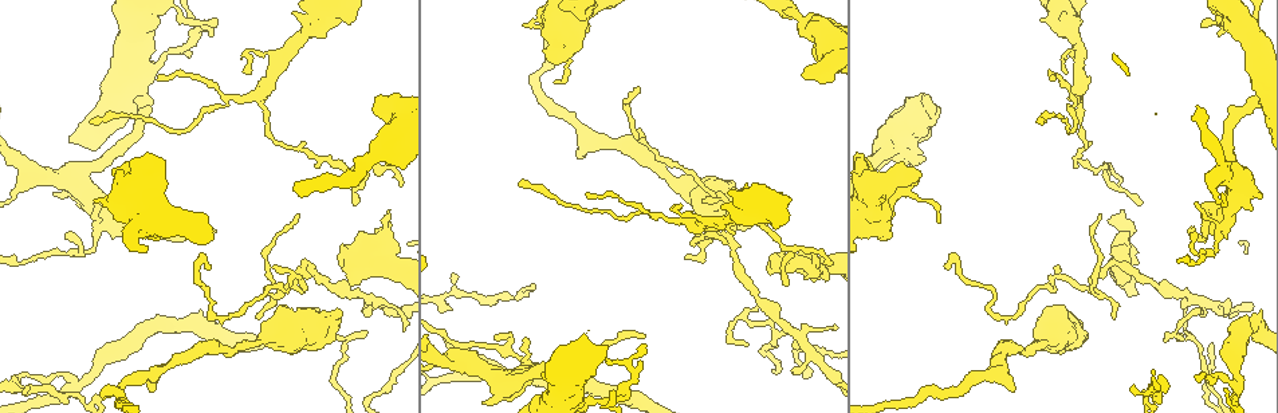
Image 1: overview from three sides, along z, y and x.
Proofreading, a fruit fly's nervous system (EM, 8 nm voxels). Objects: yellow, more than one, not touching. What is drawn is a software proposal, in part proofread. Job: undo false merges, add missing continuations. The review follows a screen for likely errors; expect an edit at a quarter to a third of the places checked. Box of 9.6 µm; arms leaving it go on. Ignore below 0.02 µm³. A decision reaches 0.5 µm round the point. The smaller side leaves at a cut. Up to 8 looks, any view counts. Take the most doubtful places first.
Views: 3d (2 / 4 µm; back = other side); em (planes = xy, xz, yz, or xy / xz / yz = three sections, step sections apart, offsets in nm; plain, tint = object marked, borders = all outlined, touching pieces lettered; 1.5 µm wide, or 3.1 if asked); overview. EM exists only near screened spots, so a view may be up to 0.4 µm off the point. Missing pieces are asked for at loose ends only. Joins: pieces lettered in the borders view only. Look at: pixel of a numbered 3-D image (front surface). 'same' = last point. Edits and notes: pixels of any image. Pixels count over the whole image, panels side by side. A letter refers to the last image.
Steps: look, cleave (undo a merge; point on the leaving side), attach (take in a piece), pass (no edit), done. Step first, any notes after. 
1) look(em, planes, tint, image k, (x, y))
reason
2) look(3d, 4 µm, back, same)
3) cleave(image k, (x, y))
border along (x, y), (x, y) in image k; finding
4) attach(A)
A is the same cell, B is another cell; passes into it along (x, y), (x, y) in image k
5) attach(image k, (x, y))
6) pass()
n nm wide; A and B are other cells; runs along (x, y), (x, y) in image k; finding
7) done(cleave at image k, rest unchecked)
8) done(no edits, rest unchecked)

look(3d, 2 µm, image 1, (353, 285))
an open end

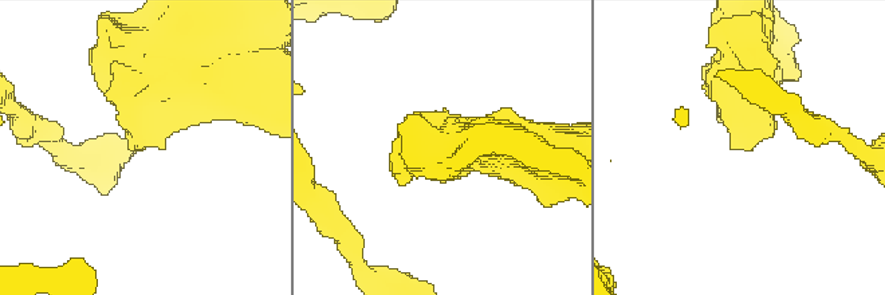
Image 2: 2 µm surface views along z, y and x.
look(em, xy, step 8, tint, image 2, (733, 147))
now the EM

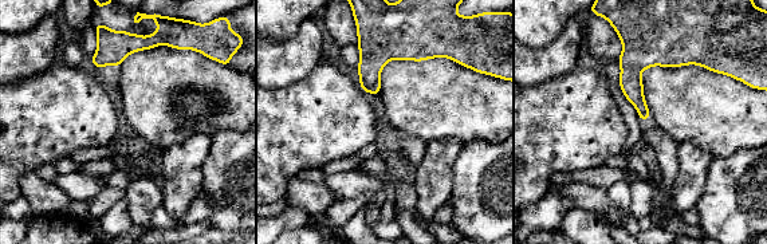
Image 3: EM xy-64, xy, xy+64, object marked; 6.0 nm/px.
look(em, planes, borders, same)
cut it another way

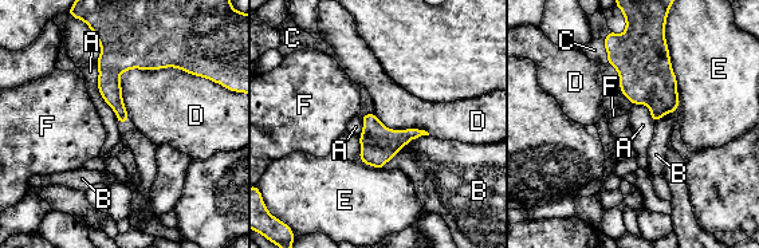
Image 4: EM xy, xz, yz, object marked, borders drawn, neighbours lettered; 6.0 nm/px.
attach(C)
C is the same cell, A, B, D, E and F are other cells; passes into it along (641, 56), (604, 46), (594, 50) in image 4; the neuron continues

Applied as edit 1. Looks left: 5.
look(3d, 4 µm, image 1, (1230, 213))
branch point

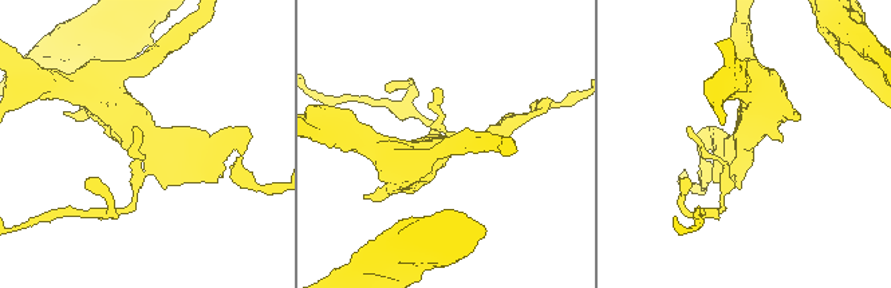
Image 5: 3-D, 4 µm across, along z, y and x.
look(em, xz, step 4, tint, image 5, (746, 150))
shape alone is not enough

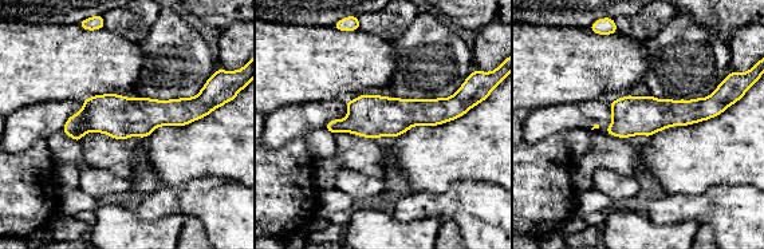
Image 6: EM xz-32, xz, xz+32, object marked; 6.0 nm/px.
look(em, planes, borders, same)
another direction

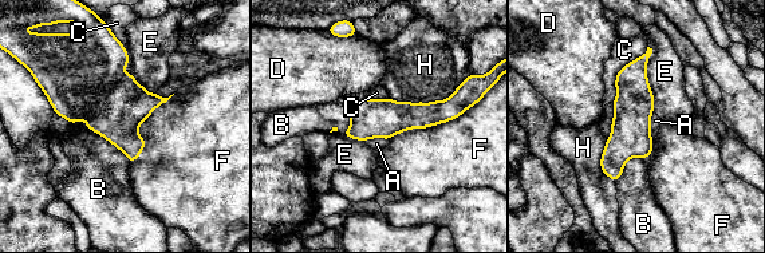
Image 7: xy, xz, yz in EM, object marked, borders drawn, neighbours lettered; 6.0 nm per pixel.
pass()
240 nm wide; A, B, C, D, E, F and H are other cells; border along (482, 98), (453, 119), (389, 138) in image 7; continuous, no second neuron

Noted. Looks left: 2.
look(em, xz, step 8, tint, image 1, (894, 185))
calibre changes

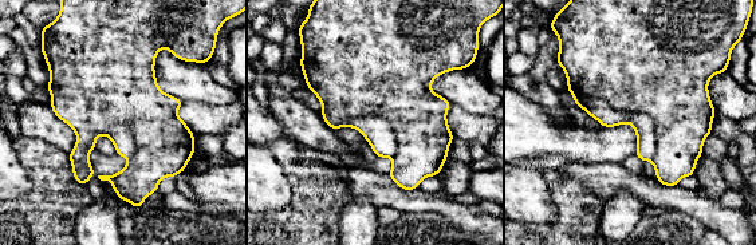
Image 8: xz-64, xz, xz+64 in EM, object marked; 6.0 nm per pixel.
look(em, planes, borders, same)

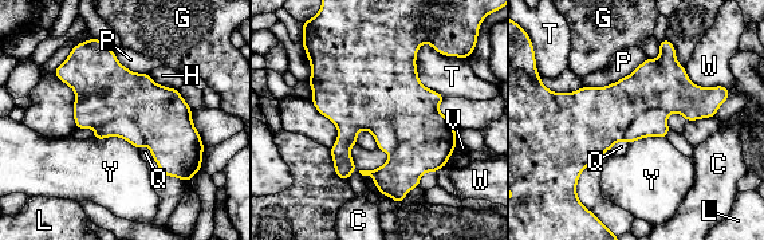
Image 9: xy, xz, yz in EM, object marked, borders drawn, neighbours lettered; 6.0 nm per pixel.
pass()
C, G, H, L, P, Q, T, V, W and Y are other cells; border along (91, 138), (121, 137), (138, 150) in image 9; continuous, no second neuron

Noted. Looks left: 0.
done(attach at image 4, rest unchecked)

